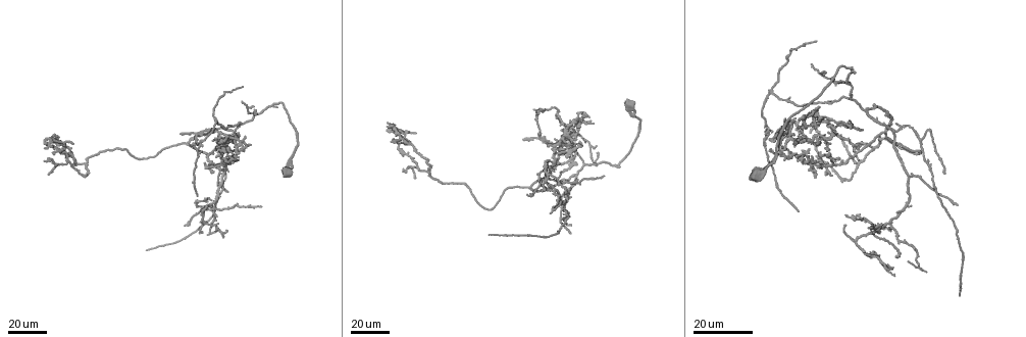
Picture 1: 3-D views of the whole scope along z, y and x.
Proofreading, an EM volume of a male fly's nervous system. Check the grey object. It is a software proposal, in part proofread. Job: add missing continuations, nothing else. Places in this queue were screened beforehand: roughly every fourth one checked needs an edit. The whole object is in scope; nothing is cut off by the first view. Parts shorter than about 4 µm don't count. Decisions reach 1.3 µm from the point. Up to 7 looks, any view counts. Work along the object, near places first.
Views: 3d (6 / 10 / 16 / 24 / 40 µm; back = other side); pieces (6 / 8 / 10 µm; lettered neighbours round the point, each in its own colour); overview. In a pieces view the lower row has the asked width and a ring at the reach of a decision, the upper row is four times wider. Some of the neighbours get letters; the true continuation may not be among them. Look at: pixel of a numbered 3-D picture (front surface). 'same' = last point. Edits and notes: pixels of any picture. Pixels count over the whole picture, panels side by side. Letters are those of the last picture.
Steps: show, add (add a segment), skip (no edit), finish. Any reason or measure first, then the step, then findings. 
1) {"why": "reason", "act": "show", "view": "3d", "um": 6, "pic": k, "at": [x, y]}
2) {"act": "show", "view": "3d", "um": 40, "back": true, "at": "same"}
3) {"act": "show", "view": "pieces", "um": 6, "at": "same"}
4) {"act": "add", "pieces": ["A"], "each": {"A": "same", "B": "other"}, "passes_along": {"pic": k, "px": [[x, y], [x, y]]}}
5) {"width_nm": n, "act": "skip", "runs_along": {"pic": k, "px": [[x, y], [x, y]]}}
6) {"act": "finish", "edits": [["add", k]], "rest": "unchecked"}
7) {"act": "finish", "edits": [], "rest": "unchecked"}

{"why": "free end", "act": "show", "view": "3d", "um": 40, "pic": 1, "at": [219, 149]}

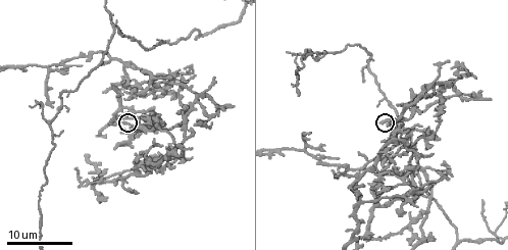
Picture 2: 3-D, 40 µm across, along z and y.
{"act": "show", "view": "pieces", "um": 10, "pic": 2, "at": [381, 121]}

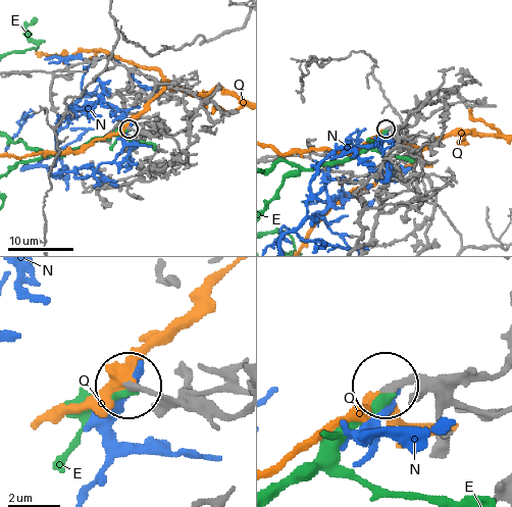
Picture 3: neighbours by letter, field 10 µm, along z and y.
{"act": "skip", "each": {"E": "other", "N": "other", "Q": "other"}, "found": "none of them fits"}

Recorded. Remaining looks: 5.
{"why": "an open end", "act": "show", "view": "3d", "um": 16, "pic": 2, "at": [416, 207]}

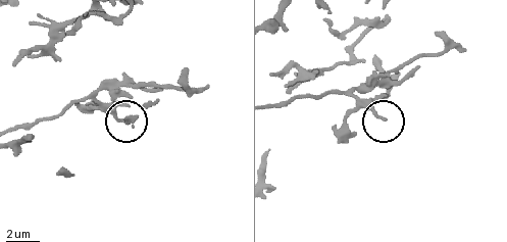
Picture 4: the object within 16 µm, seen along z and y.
{"act": "show", "view": "3d", "um": 10, "pic": 4, "at": [383, 117]}

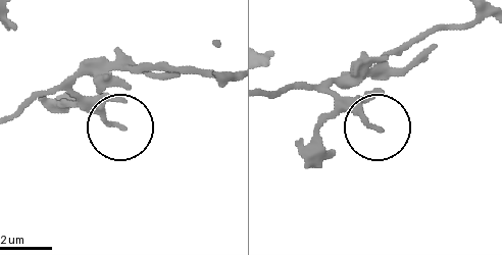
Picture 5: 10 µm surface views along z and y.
{"act": "show", "view": "pieces", "um": 8, "pic": 5, "at": [121, 127]}

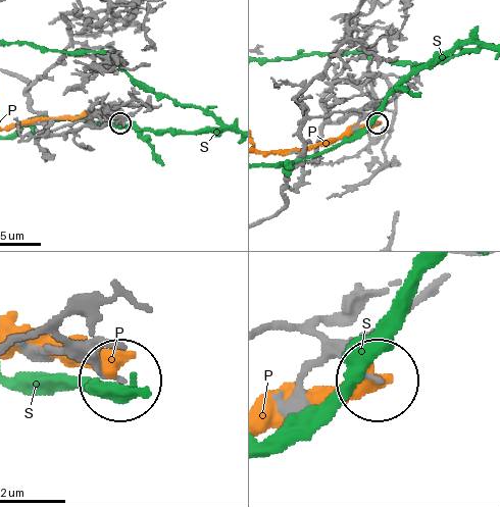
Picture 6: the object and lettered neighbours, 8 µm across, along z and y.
{"act": "skip", "each": {"P": "other", "S": "other"}, "found": "no lettered segment goes on from it"}

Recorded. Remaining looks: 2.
{"act": "show", "view": "3d", "um": 24, "pic": 1, "at": [72, 142]}

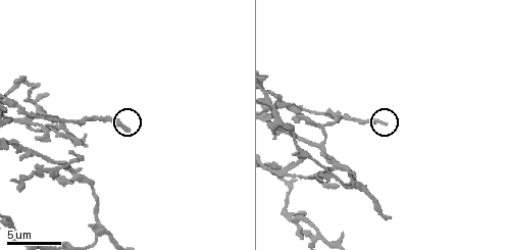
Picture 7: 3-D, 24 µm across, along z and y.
{"why": "what lies round it", "act": "show", "view": "pieces", "um": 8, "pic": 7, "at": [126, 130]}

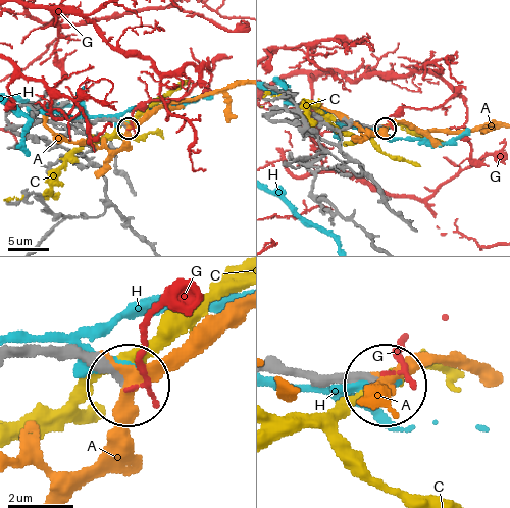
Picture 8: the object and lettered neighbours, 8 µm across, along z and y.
{"act": "skip", "each": {"A": "other", "C": "other", "G": "other", "H": "other"}, "runs_along": {"pic": 8, "px": [[19, 358], [94, 358], [123, 380]]}, "found": "no lettered segment goes on from it"}

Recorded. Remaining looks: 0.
{"act": "finish", "edits": [], "rest": "unchecked"}

